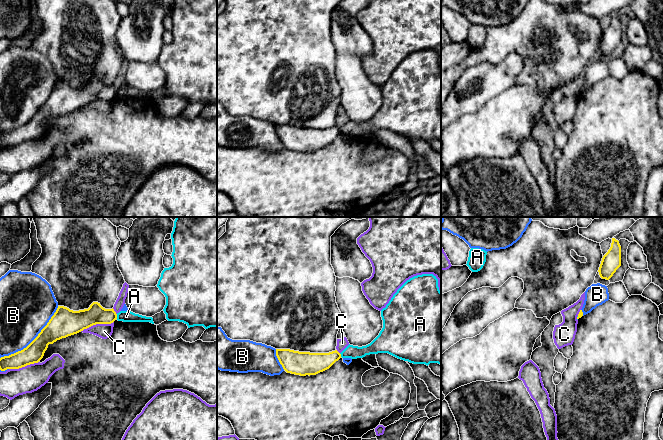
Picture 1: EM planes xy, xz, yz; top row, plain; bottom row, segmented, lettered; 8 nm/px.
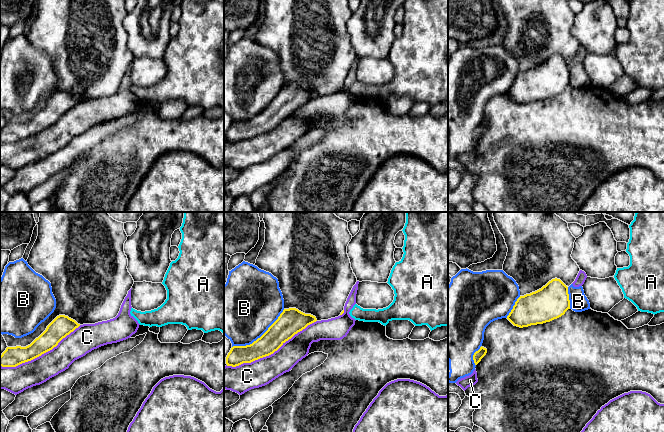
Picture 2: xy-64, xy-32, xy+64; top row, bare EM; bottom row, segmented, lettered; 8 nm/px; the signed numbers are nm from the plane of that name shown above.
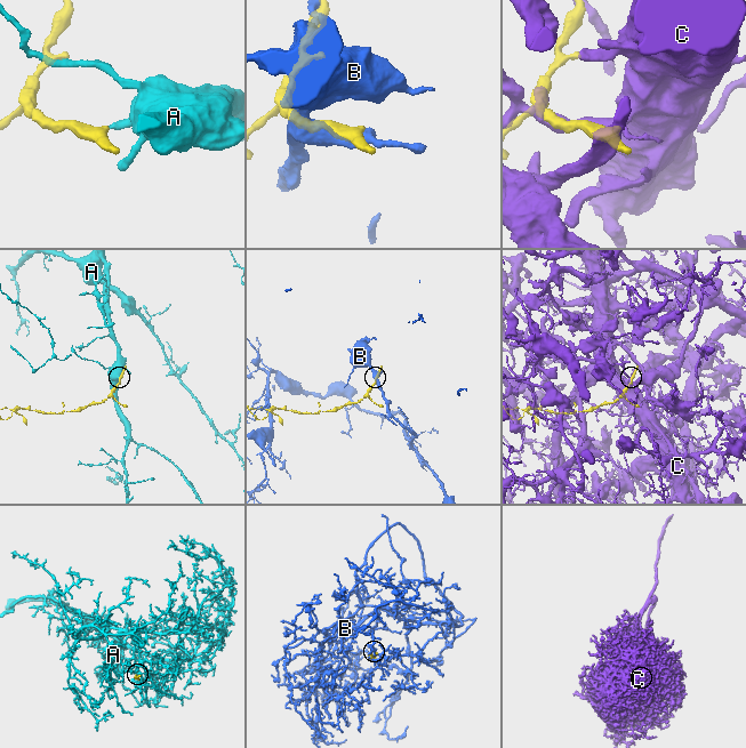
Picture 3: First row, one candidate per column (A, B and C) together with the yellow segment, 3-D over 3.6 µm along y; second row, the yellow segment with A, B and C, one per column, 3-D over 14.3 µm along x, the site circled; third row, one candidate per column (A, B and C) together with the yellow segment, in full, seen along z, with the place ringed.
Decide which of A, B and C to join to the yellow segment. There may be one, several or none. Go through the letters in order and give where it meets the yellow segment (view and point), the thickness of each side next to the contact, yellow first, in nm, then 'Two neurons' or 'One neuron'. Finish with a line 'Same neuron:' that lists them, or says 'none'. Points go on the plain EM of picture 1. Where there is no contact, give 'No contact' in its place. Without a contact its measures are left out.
A: Touches yellow at xy (116, 92). Thickness 160 nm (yellow) against 100 nm. Two neurons
B: Touches yellow at xy (34, 115). Thickness 200 nm (yellow) against 400 nm. Two neurons
C: Touches yellow at xy (96, 99). Thickness 220 nm (yellow) against 120 nm. Two neurons
Same neuron: none

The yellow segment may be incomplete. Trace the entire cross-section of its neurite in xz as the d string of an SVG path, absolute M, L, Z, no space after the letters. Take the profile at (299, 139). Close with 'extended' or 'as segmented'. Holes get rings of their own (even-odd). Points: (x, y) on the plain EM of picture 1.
M276 125L276 132L287 149L300 152L323 148L341 134L341 130L337 126L329 129L310 129Z; as segmented

